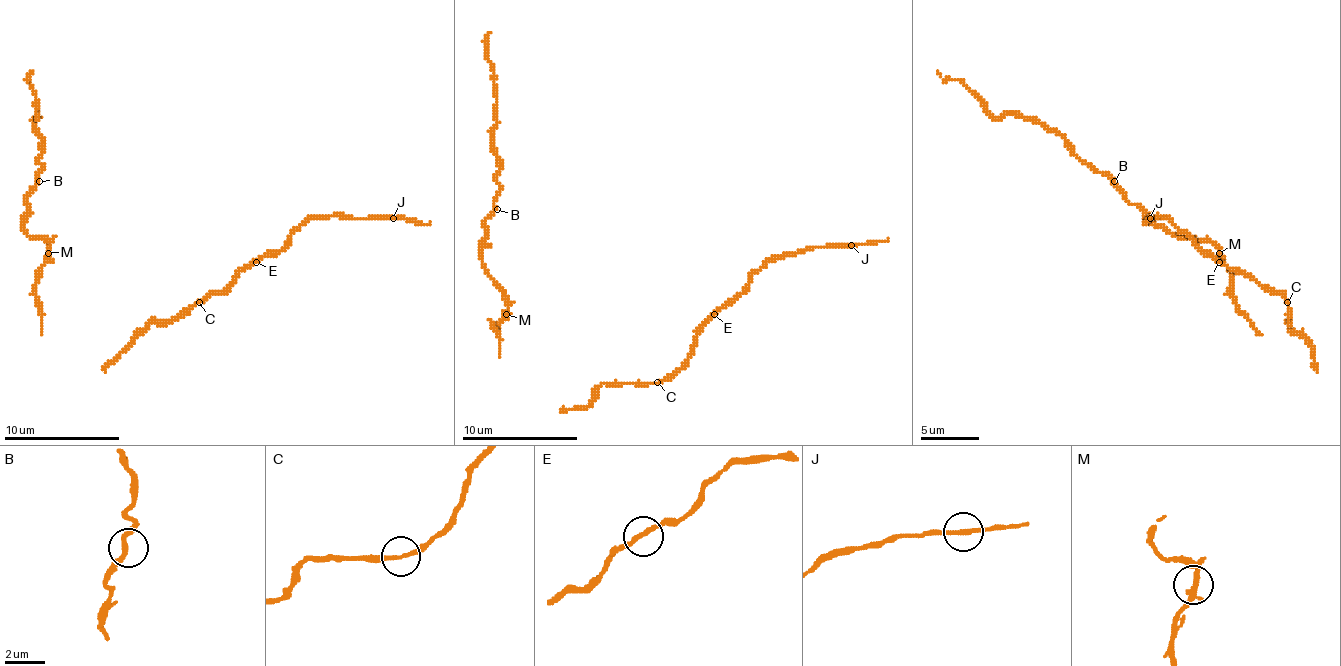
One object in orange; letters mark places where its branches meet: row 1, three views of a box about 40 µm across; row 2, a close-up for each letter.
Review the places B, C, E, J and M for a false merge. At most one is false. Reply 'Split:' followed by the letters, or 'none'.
Split: none

